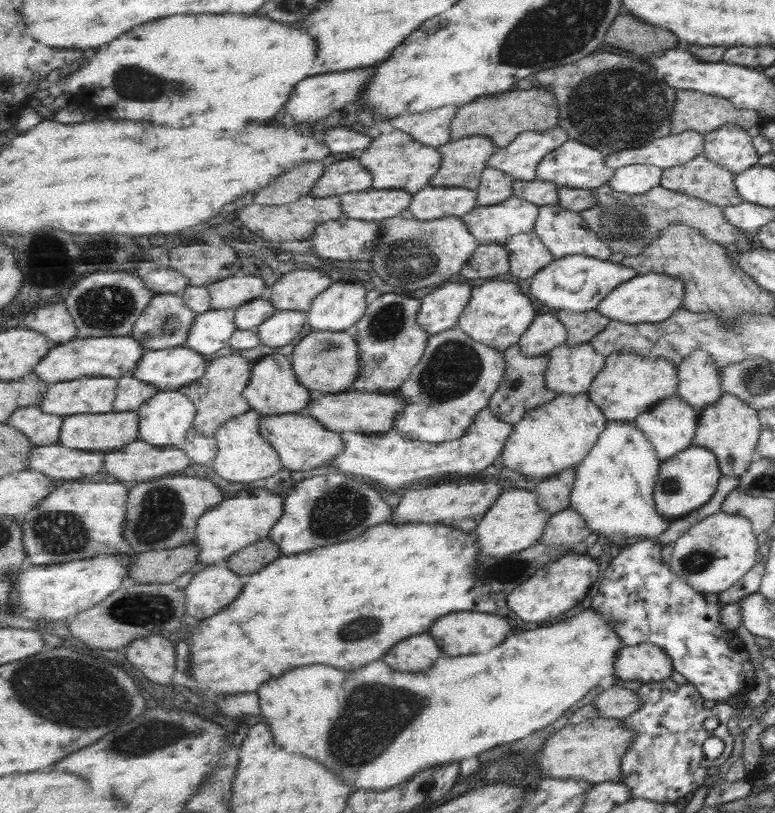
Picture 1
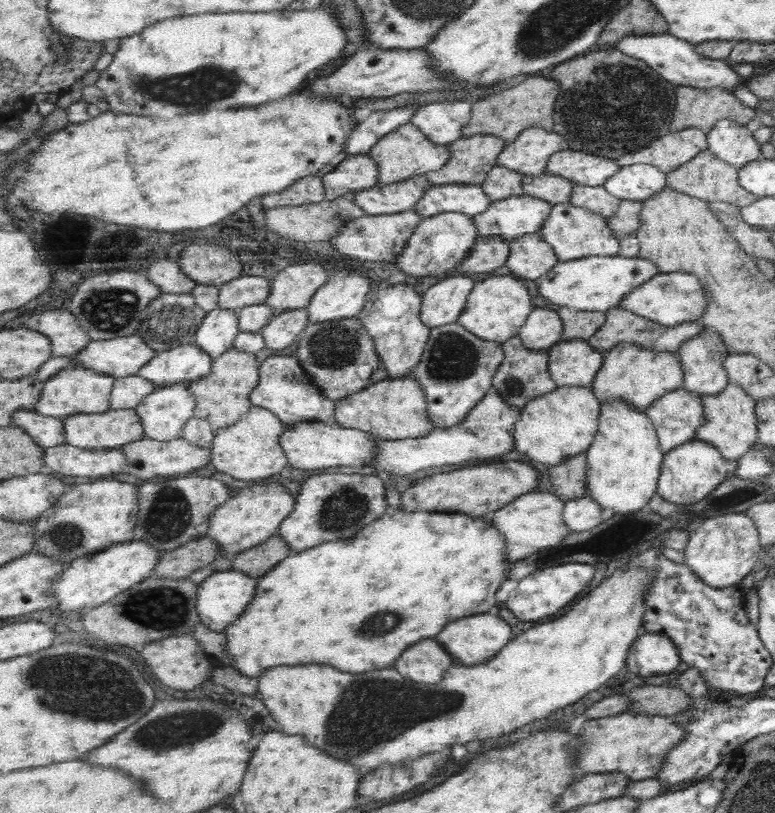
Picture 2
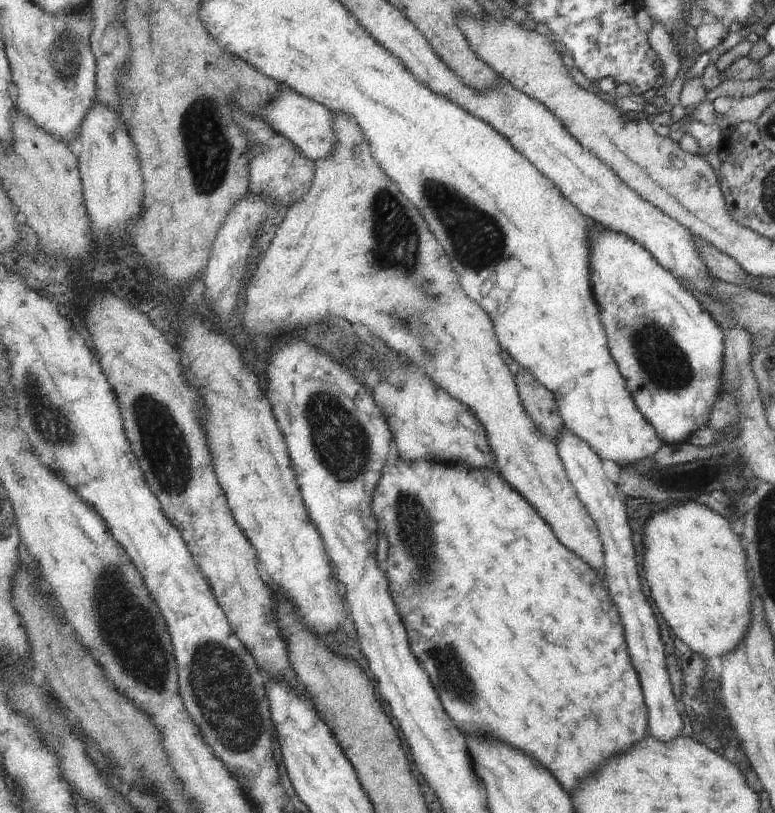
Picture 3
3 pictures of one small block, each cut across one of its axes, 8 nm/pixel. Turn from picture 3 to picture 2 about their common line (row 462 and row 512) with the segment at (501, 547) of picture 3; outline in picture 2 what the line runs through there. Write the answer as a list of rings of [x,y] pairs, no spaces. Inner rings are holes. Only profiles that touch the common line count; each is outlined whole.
[[[399,508],[397,512],[389,512],[383,518],[379,518],[377,522],[373,522],[373,526],[365,526],[365,530],[361,530],[361,534],[357,534],[351,540],[325,542],[325,546],[317,546],[317,548],[305,550],[301,554],[295,552],[293,556],[285,558],[285,562],[279,562],[277,568],[273,568],[263,580],[259,580],[257,598],[245,610],[243,618],[239,618],[239,622],[235,626],[229,626],[227,652],[233,656],[237,670],[241,670],[241,674],[251,676],[251,678],[257,678],[259,674],[263,674],[263,670],[273,668],[273,666],[281,666],[281,664],[297,666],[297,664],[317,662],[317,664],[337,666],[339,670],[355,672],[355,674],[395,666],[397,658],[401,658],[401,654],[407,650],[407,646],[413,646],[413,644],[421,642],[423,638],[435,638],[437,634],[443,632],[443,628],[449,622],[483,612],[483,602],[491,602],[491,598],[497,594],[497,590],[509,578],[513,562],[509,562],[509,558],[507,558],[507,546],[509,546],[509,542],[503,538],[501,530],[497,530],[497,526],[491,522],[491,518],[475,518],[471,514],[407,512],[407,510]],[[391,618],[395,618],[395,622],[389,626],[387,620],[391,620]]]

